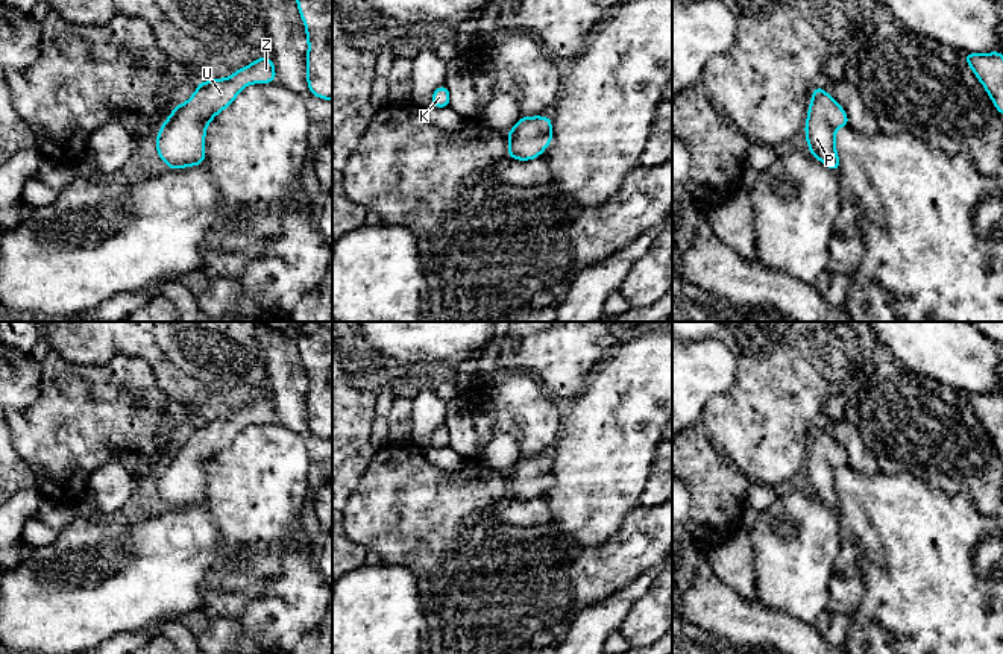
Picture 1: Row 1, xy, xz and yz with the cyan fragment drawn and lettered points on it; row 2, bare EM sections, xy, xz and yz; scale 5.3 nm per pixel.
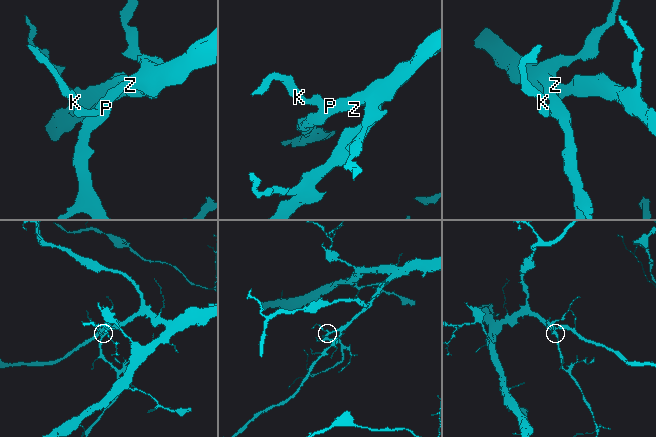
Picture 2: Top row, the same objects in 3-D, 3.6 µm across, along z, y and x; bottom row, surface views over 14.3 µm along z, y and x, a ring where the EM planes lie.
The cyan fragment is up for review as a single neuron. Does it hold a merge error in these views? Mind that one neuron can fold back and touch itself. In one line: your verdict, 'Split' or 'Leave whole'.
Leave whole

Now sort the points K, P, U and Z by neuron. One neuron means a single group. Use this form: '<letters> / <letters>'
K P U Z

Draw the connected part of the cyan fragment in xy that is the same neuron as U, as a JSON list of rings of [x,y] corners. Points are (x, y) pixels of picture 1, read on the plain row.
[[[256,398],[247,407],[237,410],[231,417],[197,423],[196,432],[184,443],[176,445],[156,475],[156,492],[170,510],[205,502],[205,472],[208,463],[226,449],[249,423],[276,422],[273,398]]]

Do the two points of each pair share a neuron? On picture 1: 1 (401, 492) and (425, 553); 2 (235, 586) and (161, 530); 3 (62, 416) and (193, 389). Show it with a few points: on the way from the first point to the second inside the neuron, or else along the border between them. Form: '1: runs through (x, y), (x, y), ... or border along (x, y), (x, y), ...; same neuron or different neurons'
1: runs through (407, 507), (425, 525), (425, 537); same neuron
2: border along (249, 566), (240, 571), (213, 571), (207, 577); different neurons
3: border along (149, 363), (157, 383), (170, 401); different neurons

